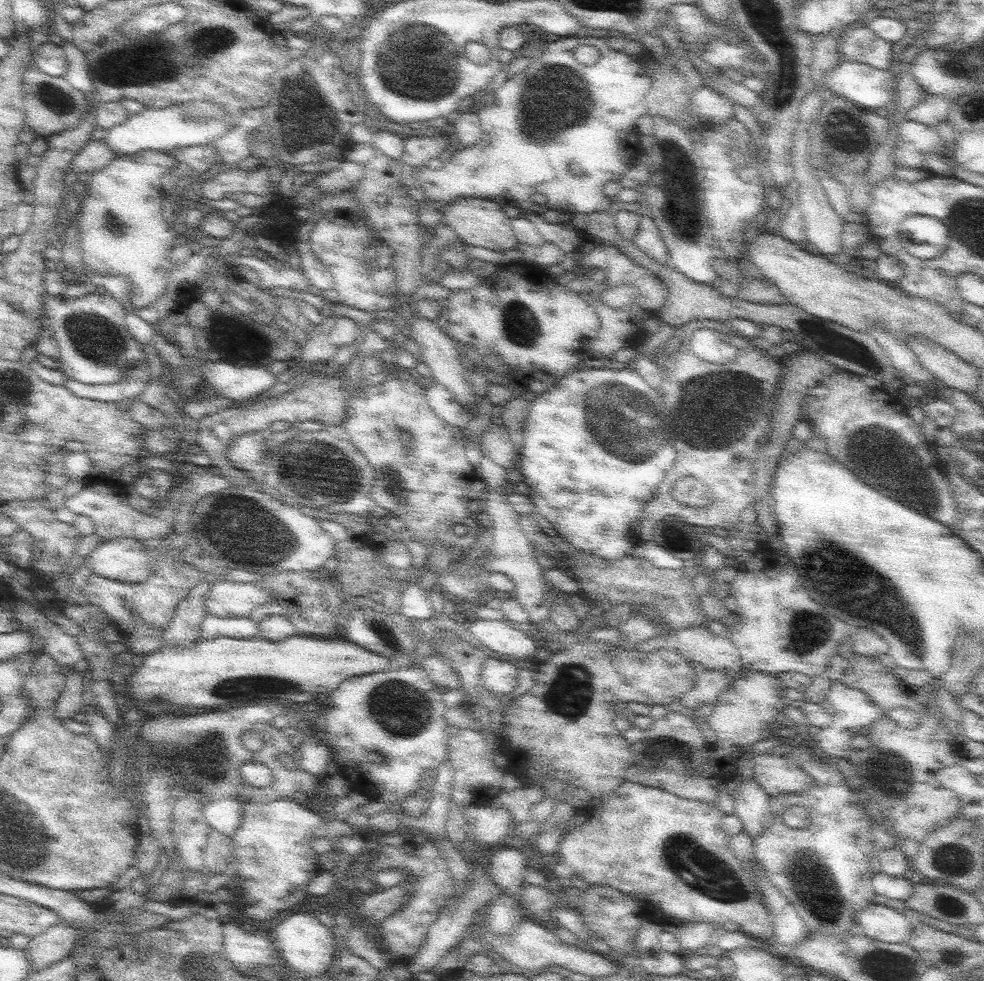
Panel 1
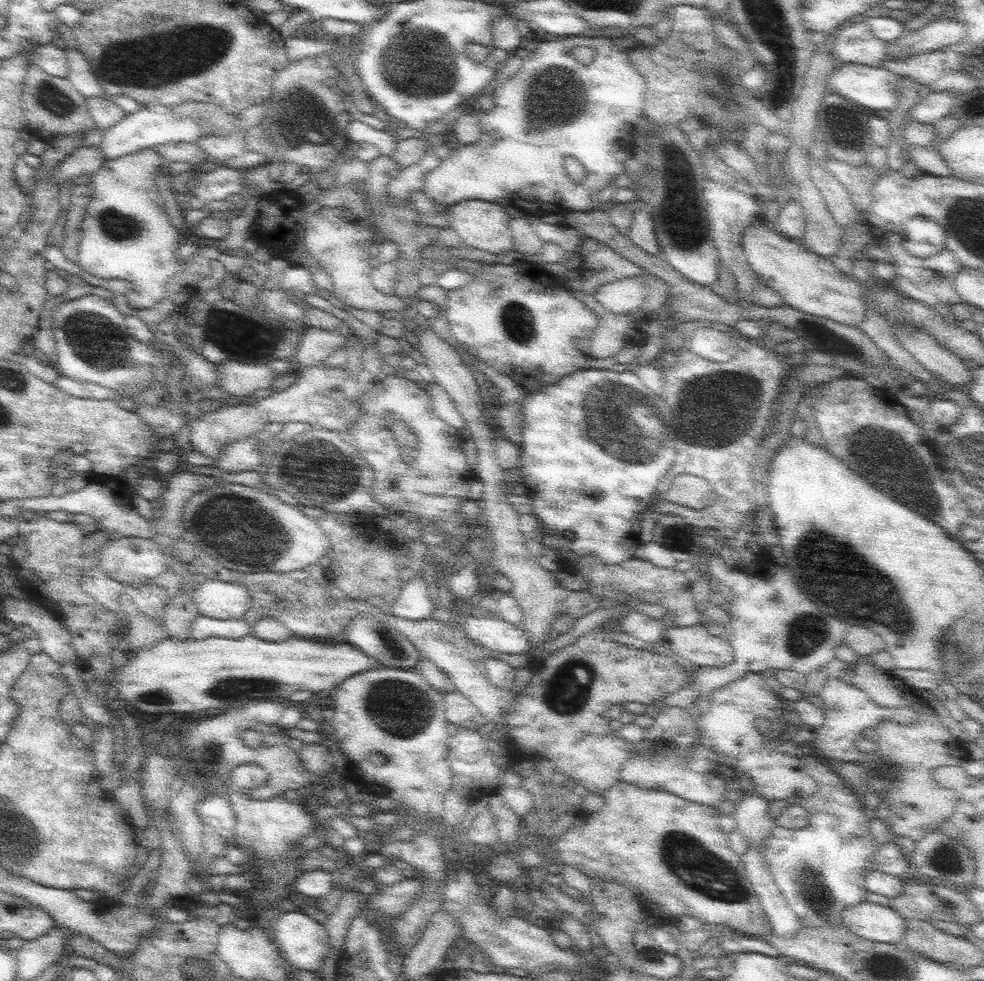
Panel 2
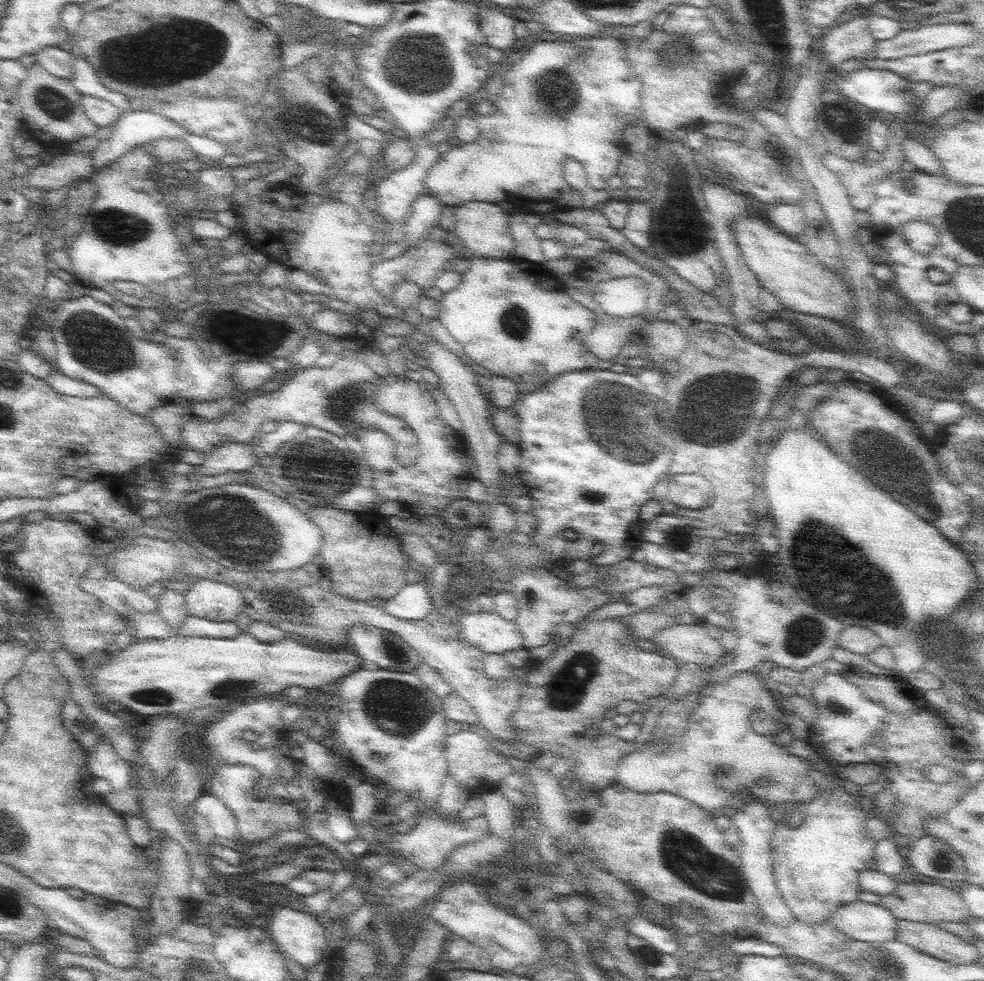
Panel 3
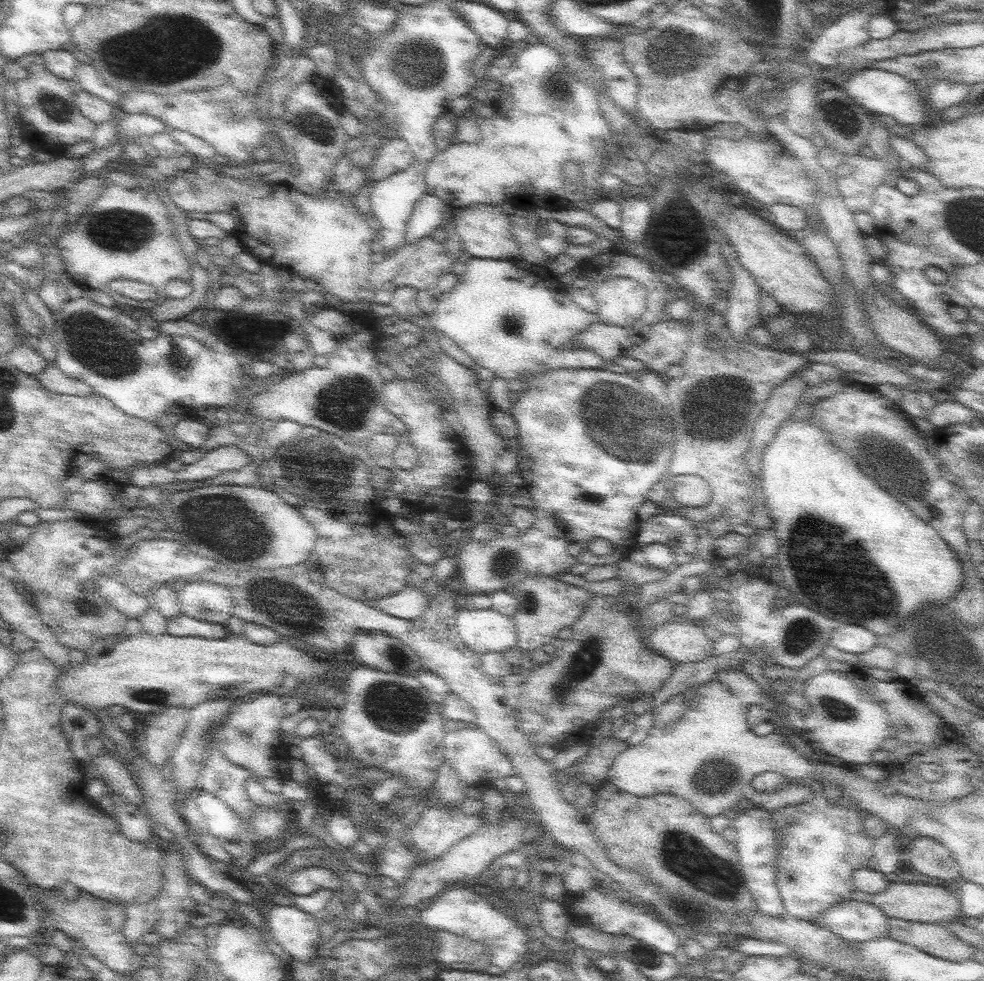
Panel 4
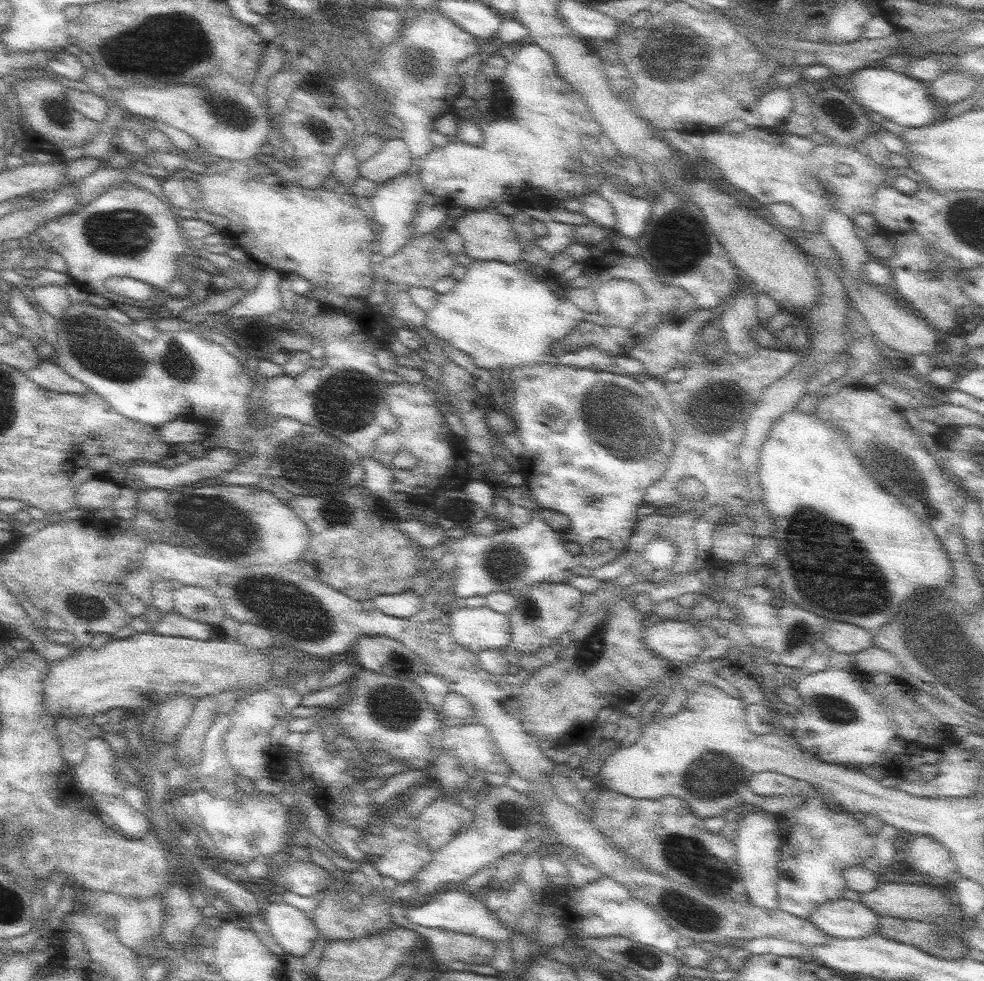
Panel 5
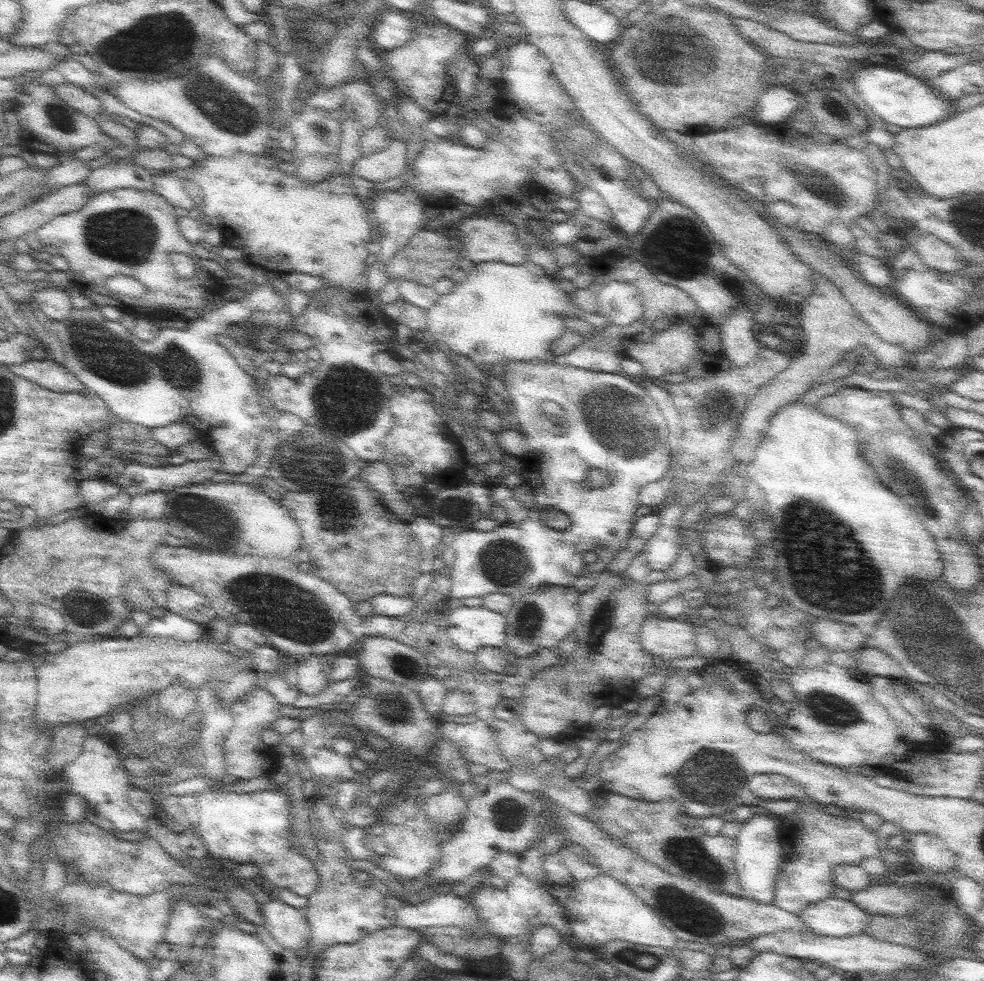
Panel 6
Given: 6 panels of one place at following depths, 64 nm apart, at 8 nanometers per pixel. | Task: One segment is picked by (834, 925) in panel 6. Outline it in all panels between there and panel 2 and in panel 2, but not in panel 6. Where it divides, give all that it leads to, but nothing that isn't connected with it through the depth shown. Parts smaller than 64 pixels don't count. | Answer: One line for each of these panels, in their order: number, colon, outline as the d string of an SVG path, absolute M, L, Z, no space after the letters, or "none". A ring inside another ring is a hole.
2: M871 902L845 908L841 922L841 928L849 928L853 934L869 942L895 944L903 940L905 934L905 920L893 908Z
3: M855 900L851 904L839 906L827 918L827 922L857 942L879 944L879 942L897 938L897 932L895 932L897 918L877 902L867 904L867 902Z
4: M845 900L829 906L815 922L827 926L847 942L865 942L887 938L887 916L867 902Z
5: M829 900L815 908L807 918L819 930L827 932L829 938L865 938L875 934L879 916L861 902L853 900Z

